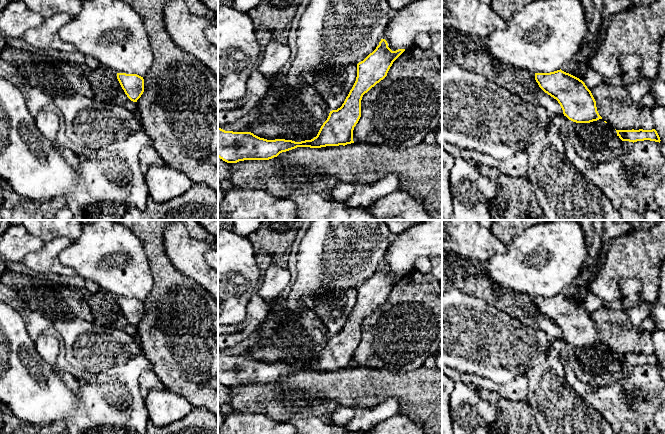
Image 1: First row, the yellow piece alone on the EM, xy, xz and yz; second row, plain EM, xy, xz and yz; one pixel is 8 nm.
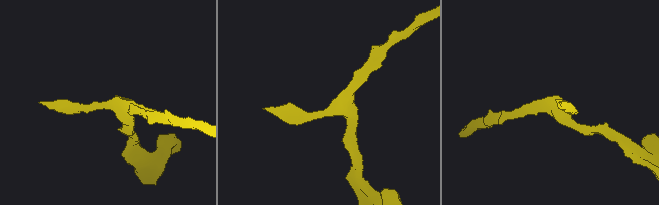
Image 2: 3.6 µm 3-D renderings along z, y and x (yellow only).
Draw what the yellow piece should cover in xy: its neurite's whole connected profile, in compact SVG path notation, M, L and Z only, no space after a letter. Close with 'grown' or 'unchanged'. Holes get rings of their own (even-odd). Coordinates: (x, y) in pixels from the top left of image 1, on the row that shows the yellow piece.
M117 73L117 79L127 97L133 101L141 97L144 92L144 79L137 74Z | unchanged

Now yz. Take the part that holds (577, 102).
M560 69L550 73L535 73L535 80L545 93L558 101L569 120L590 123L602 119L591 91L579 78Z | unchanged

